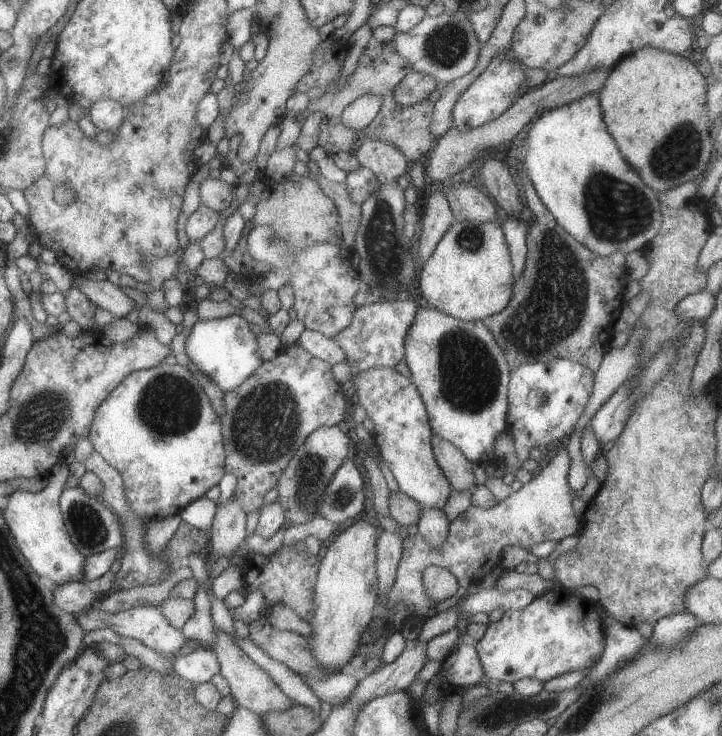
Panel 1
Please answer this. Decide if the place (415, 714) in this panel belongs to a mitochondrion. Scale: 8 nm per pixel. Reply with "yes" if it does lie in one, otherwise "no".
no

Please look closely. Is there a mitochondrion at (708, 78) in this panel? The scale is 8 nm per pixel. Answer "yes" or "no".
no

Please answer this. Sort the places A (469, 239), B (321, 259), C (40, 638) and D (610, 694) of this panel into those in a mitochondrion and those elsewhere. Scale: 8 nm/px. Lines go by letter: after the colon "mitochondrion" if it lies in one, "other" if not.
A: mitochondrion
B: other
C: mitochondrion
D: mitochondrion

